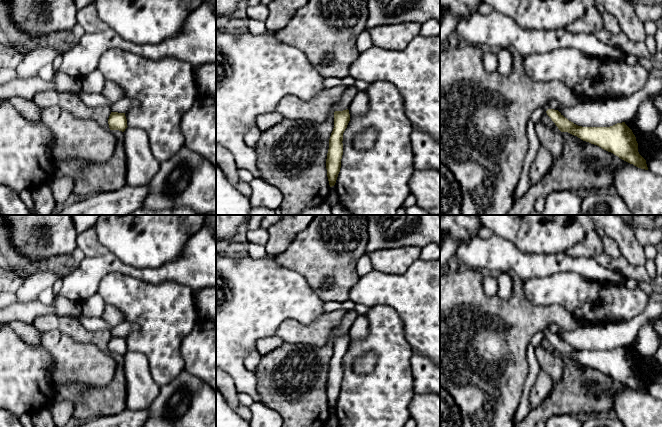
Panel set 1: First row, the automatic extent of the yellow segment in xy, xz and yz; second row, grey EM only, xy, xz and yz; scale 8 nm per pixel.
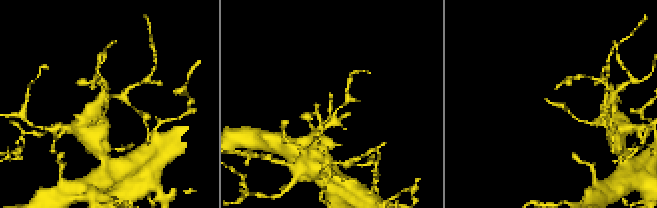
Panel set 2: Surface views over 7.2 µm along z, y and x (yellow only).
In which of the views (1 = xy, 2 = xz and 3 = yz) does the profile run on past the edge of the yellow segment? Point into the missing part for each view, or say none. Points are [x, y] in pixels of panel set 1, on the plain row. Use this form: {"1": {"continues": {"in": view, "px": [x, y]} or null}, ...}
{"1": {"continues": {"in": "xy", "px": [79, 362]}}, "2": {"continues": {"in": "xz", "px": [317, 333]}}, "3": {"continues": {"in": "yz", "px": [552, 364]}}}

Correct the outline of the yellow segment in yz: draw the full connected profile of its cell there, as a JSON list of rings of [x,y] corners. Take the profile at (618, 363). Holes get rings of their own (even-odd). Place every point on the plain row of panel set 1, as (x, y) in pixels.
[[[548,333],[546,337],[559,354],[549,352],[541,345],[535,347],[535,354],[541,371],[549,374],[554,382],[562,379],[563,357],[568,356],[613,377],[638,392],[648,394],[646,384],[638,376],[636,361],[625,346],[610,351],[582,351],[569,345],[558,334]]]

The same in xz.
[[[344,309],[325,312],[317,320],[309,325],[303,325],[294,319],[283,321],[275,332],[275,335],[283,340],[284,343],[303,343],[308,346],[323,346],[327,341],[334,338],[334,352],[329,363],[329,373],[326,383],[327,401],[330,411],[334,410],[340,396],[341,383],[343,379],[343,357],[350,345],[349,334],[336,335],[335,330],[340,326],[343,316],[346,313]]]

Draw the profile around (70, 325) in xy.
[[[47,314],[36,317],[33,325],[41,332],[58,329],[75,339],[95,344],[105,353],[110,353],[108,343],[111,338],[110,330],[90,331],[82,326],[75,317]]]

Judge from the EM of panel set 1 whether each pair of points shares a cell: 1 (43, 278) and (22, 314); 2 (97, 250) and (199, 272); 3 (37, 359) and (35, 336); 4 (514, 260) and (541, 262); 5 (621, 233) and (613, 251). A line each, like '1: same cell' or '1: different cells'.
1: different cells
2: different cells
3: different cells
4: same cell
5: different cells

